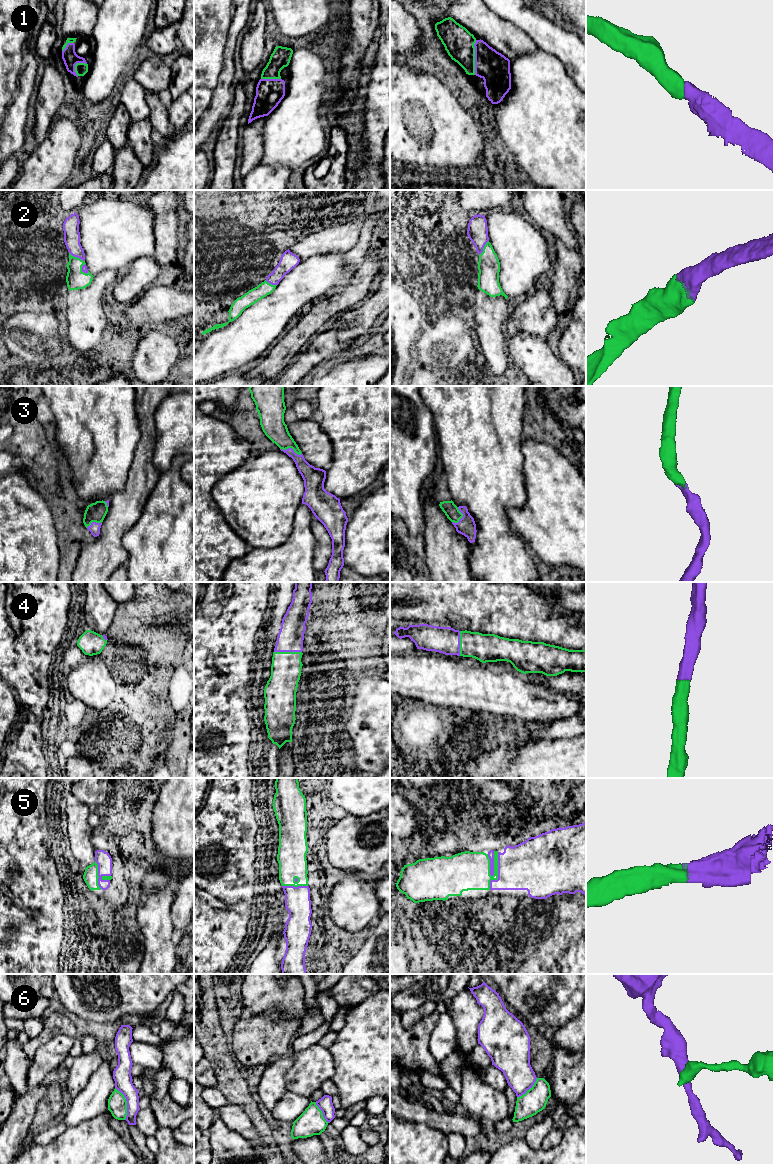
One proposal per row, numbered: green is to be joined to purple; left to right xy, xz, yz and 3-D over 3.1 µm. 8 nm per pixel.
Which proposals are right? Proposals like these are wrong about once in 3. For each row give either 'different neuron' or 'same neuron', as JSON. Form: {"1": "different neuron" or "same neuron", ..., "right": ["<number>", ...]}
{"1": "same neuron", "2": "same neuron", "3": "same neuron", "4": "same neuron", "5": "same neuron", "6": "different neuron", "right": ["1", "2", "3", "4", "5"]}

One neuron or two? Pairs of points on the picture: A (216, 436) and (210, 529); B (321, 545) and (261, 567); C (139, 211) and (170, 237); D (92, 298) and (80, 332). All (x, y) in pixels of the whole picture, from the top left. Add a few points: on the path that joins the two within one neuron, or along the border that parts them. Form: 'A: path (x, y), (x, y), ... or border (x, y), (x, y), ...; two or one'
A: path (204, 459), (204, 506); one
B: border (310, 524), (314, 538), (315, 571); two
C: border (146, 202), (146, 205), (153, 214), (155, 246); two
D: path (86, 306), (85, 324); one

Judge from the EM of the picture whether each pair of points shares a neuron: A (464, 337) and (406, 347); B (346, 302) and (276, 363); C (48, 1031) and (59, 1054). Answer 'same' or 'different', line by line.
A: different
B: same
C: different

